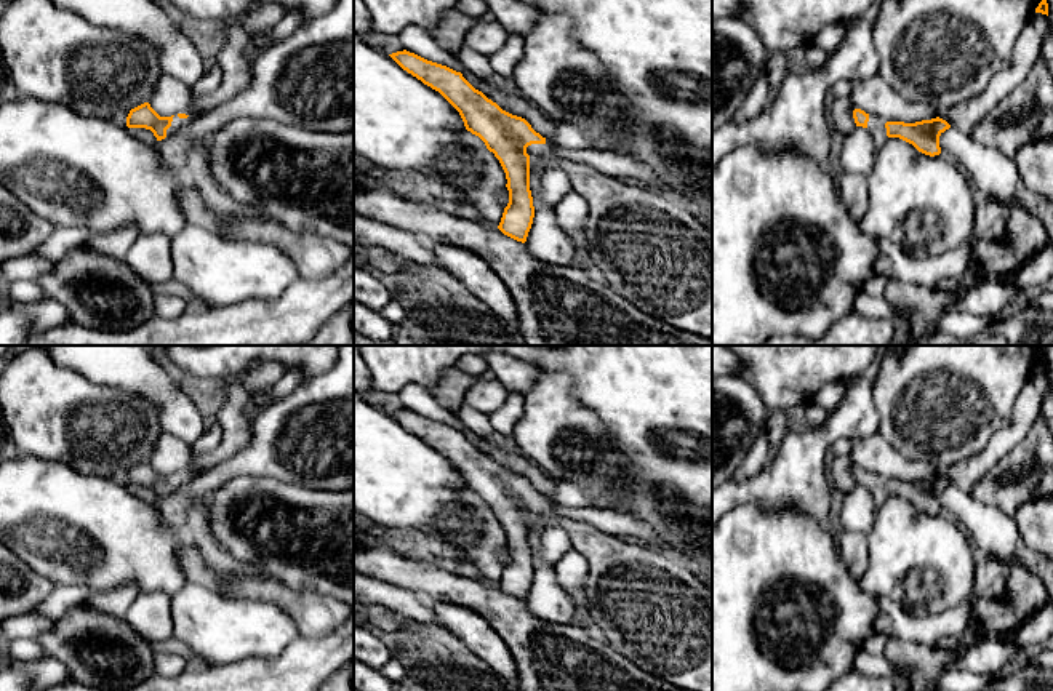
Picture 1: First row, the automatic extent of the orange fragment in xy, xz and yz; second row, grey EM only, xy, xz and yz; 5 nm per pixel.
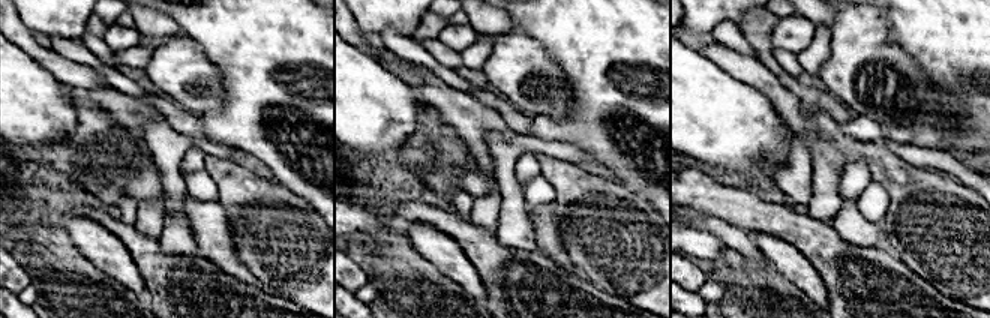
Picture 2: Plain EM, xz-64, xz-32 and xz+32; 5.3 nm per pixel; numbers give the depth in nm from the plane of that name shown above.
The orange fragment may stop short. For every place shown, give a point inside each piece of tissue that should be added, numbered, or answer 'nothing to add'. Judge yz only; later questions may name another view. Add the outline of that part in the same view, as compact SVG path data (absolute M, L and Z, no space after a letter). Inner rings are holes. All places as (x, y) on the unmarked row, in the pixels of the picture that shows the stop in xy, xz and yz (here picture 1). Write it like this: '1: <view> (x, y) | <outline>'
1: yz (876, 483) | M869 473L867 489L871 491L875 507L879 507L887 497L885 478L875 473Z

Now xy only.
1: xy (176, 482) | M178 473L173 475L171 485L166 488L166 496L178 491L181 486L184 486L190 480L190 475L179 477Z

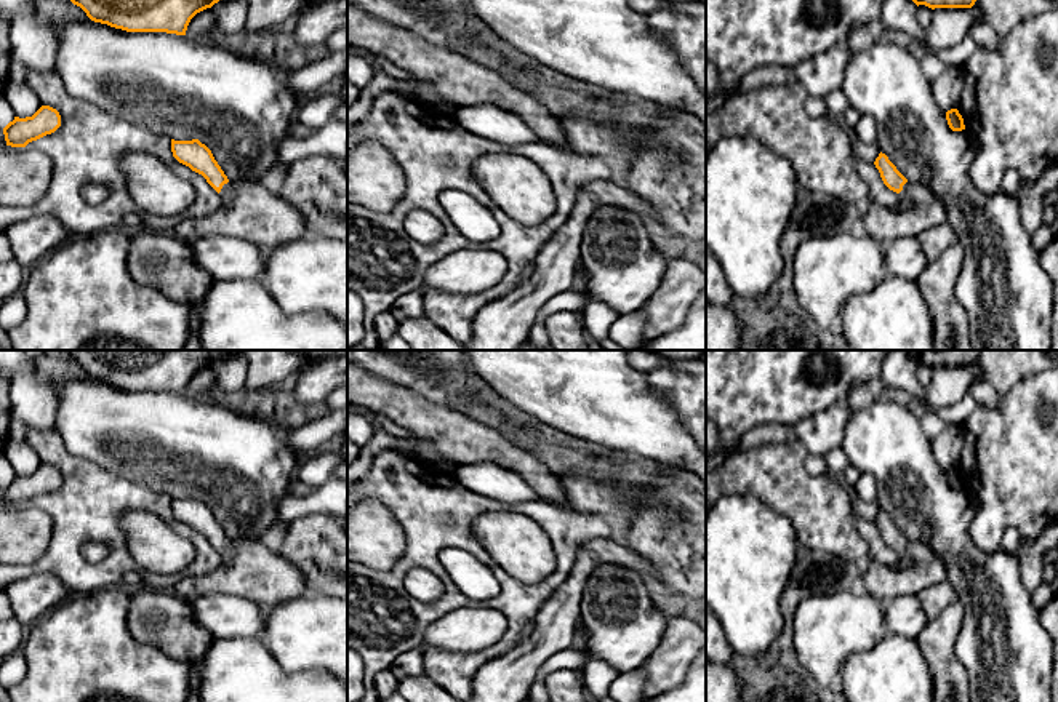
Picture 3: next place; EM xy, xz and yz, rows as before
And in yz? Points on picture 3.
1: yz (919, 568) | M906 540L900 550L901 560L895 566L869 561L860 577L864 592L877 596L884 604L904 595L946 580L943 560L925 544Z

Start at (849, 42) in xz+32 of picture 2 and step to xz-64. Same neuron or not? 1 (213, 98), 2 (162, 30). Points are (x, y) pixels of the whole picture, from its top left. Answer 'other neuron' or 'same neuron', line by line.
1: same neuron
2: other neuron

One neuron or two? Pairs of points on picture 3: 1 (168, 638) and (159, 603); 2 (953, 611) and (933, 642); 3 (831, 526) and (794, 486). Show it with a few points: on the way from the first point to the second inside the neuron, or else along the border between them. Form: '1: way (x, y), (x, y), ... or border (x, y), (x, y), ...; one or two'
1: way (168, 630), (159, 611); one
2: way (949, 619), (940, 634); one
3: way (823, 517), (802, 496); one

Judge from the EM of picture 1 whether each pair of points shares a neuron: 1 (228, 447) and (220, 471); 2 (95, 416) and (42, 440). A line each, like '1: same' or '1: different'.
1: different
2: same

